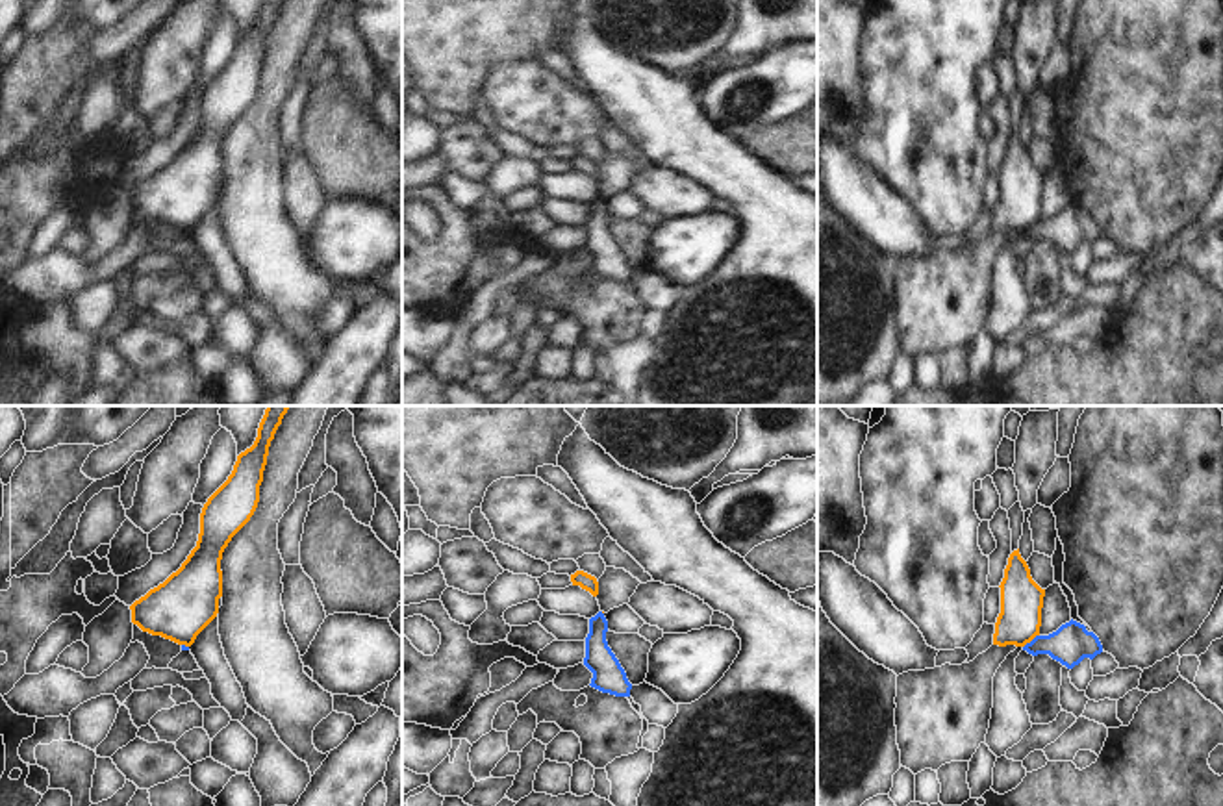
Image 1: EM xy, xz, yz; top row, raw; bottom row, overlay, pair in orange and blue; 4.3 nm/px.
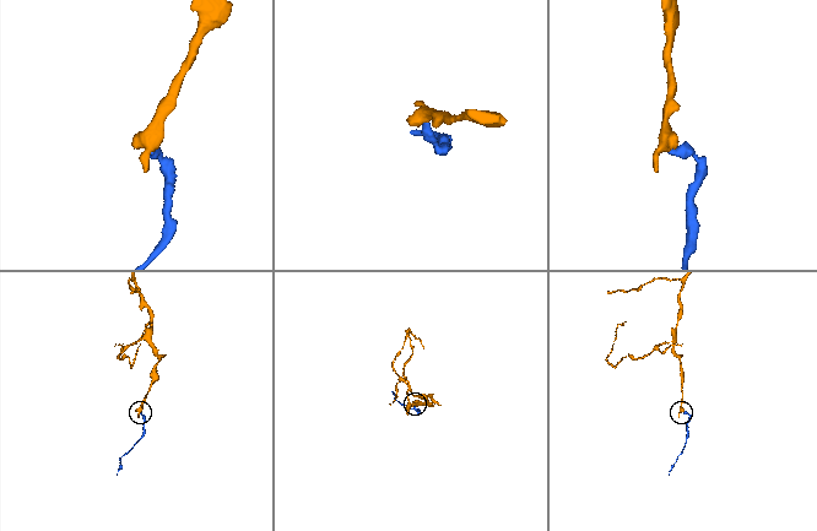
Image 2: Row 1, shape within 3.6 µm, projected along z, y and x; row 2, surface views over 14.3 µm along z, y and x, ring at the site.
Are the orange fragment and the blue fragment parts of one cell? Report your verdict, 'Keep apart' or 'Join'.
Keep apart.

